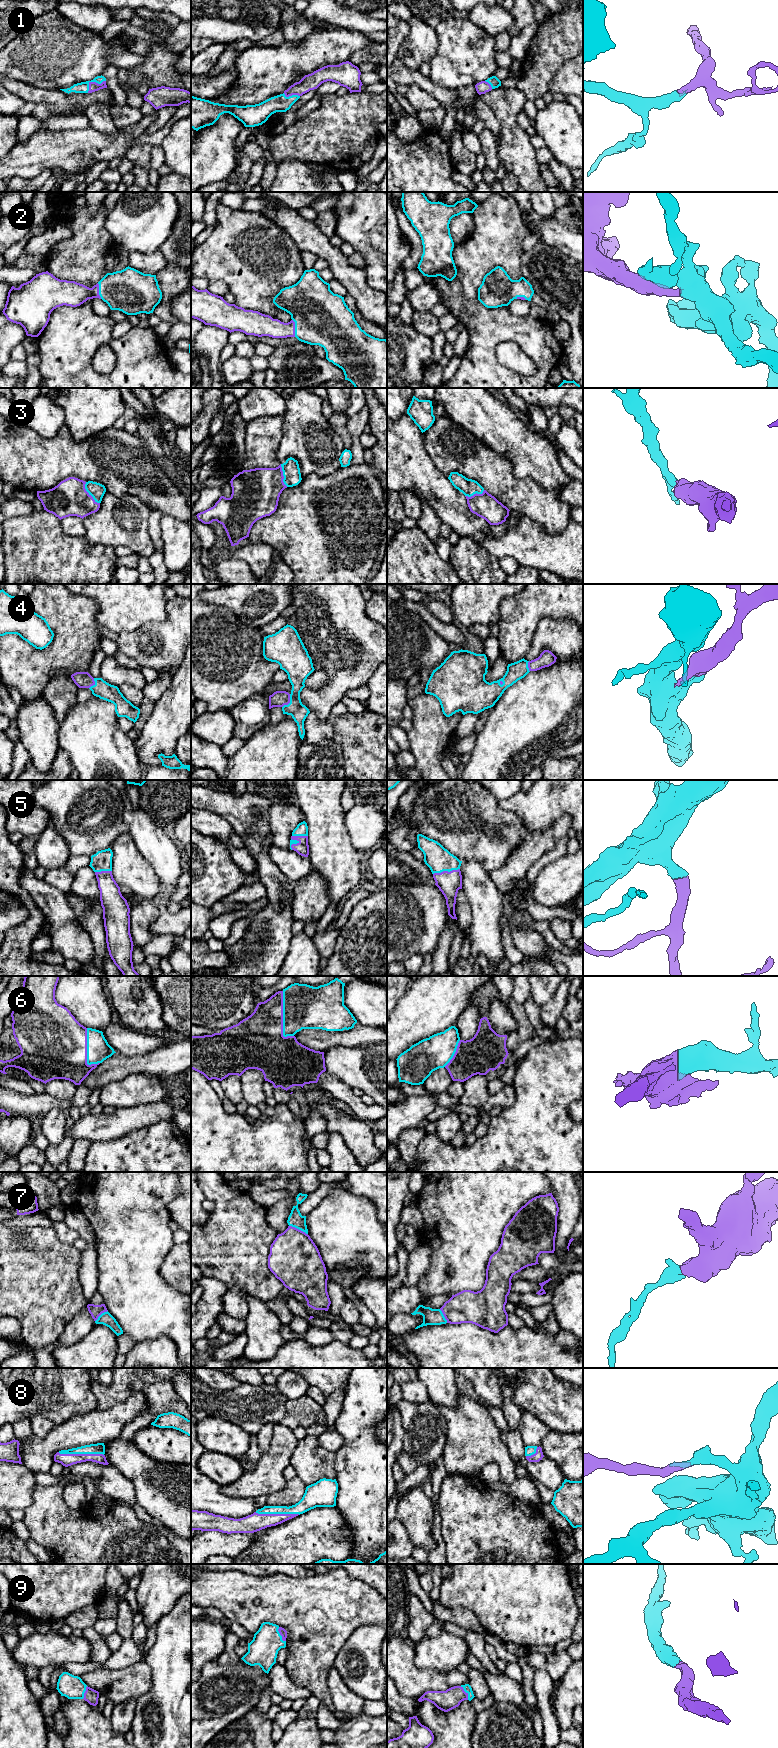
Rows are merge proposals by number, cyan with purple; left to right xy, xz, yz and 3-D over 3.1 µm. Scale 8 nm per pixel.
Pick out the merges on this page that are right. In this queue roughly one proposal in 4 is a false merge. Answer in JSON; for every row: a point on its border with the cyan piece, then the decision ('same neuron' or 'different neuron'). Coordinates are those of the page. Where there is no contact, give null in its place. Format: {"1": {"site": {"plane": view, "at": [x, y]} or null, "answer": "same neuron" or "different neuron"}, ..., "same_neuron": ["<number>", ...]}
{"1": {"site": {"plane": "xy", "at": [92, 81]}, "answer": "same neuron"}, "2": {"site": {"plane": "xz", "at": [295, 328]}, "answer": "same neuron"}, "3": {"site": {"plane": "xy", "at": [88, 492]}, "answer": "same neuron"}, "4": {"site": {"plane": "xz", "at": [290, 702]}, "answer": "same neuron"}, "5": {"site": {"plane": "yz", "at": [446, 870]}, "answer": "same neuron"}, "6": {"site": {"plane": "xz", "at": [283, 1018]}, "answer": "same neuron"}, "7": {"site": {"plane": "xz", "at": [298, 1228]}, "answer": "different neuron"}, "8": {"site": {"plane": "xy", "at": [81, 1453]}, "answer": "same neuron"}, "9": {"site": {"plane": "xz", "at": [280, 1635]}, "answer": "same neuron"}, "same_neuron": ["1", "2", "3", "4", "5", "6", "8", "9"]}

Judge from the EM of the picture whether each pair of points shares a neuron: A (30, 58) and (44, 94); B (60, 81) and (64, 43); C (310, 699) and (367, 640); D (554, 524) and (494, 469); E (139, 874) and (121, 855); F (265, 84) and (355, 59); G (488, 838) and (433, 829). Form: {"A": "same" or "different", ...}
{"A": "different", "B": "same", "C": "same", "D": "same", "E": "same", "F": "different", "G": "same"}

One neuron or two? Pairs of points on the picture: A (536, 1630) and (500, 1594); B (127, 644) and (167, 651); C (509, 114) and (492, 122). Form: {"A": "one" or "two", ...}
{"A": "one", "B": "one", "C": "two"}

